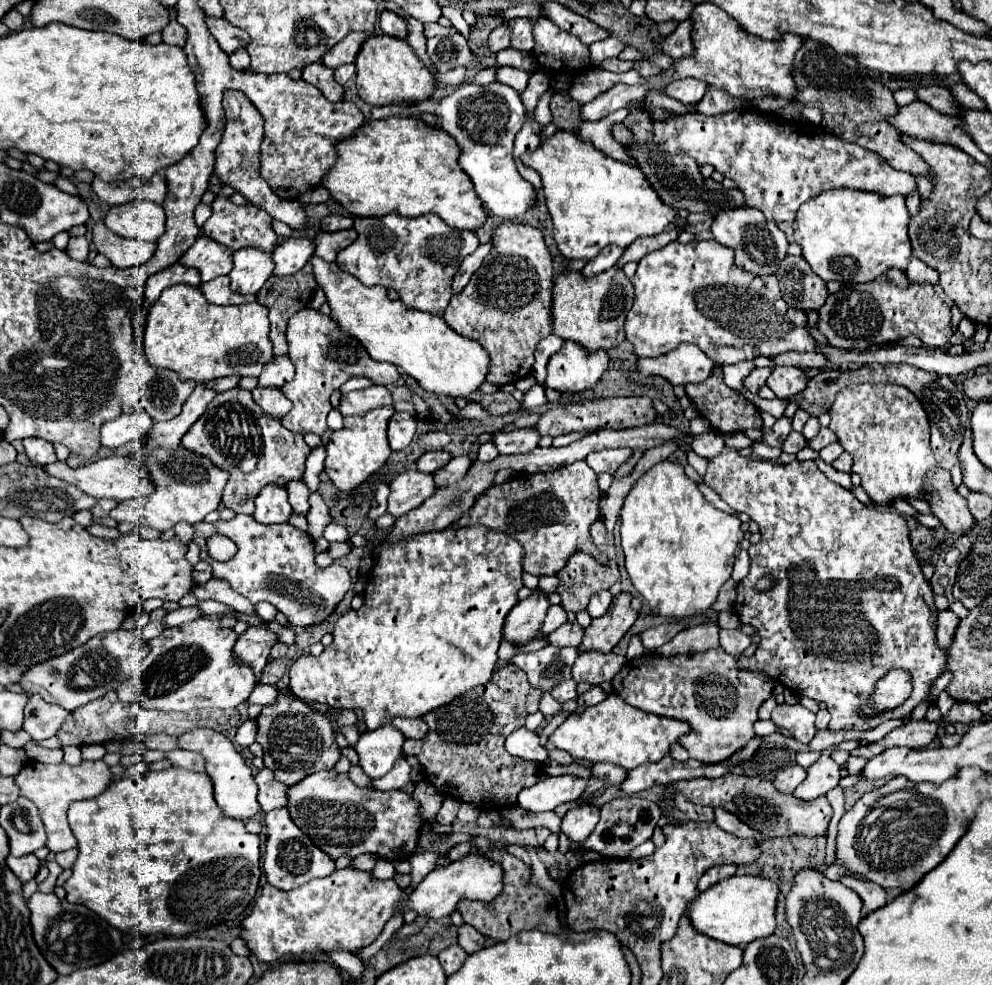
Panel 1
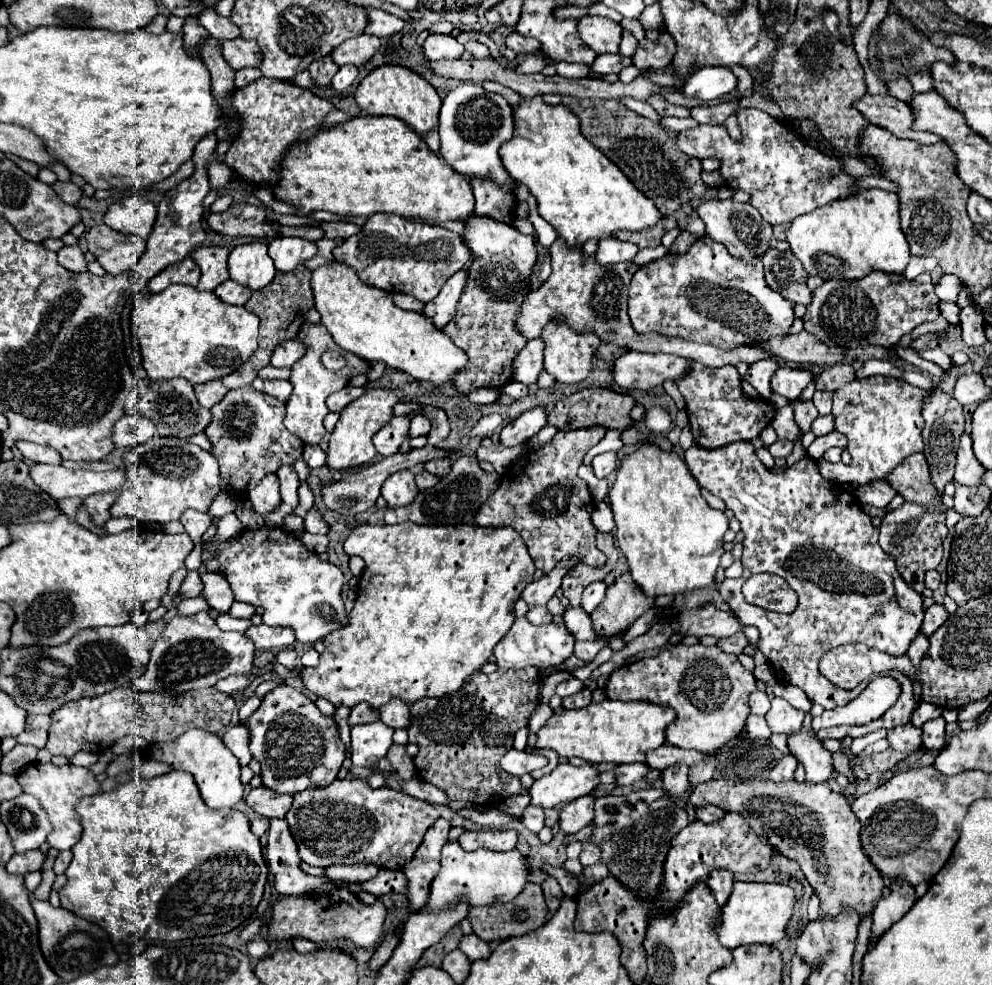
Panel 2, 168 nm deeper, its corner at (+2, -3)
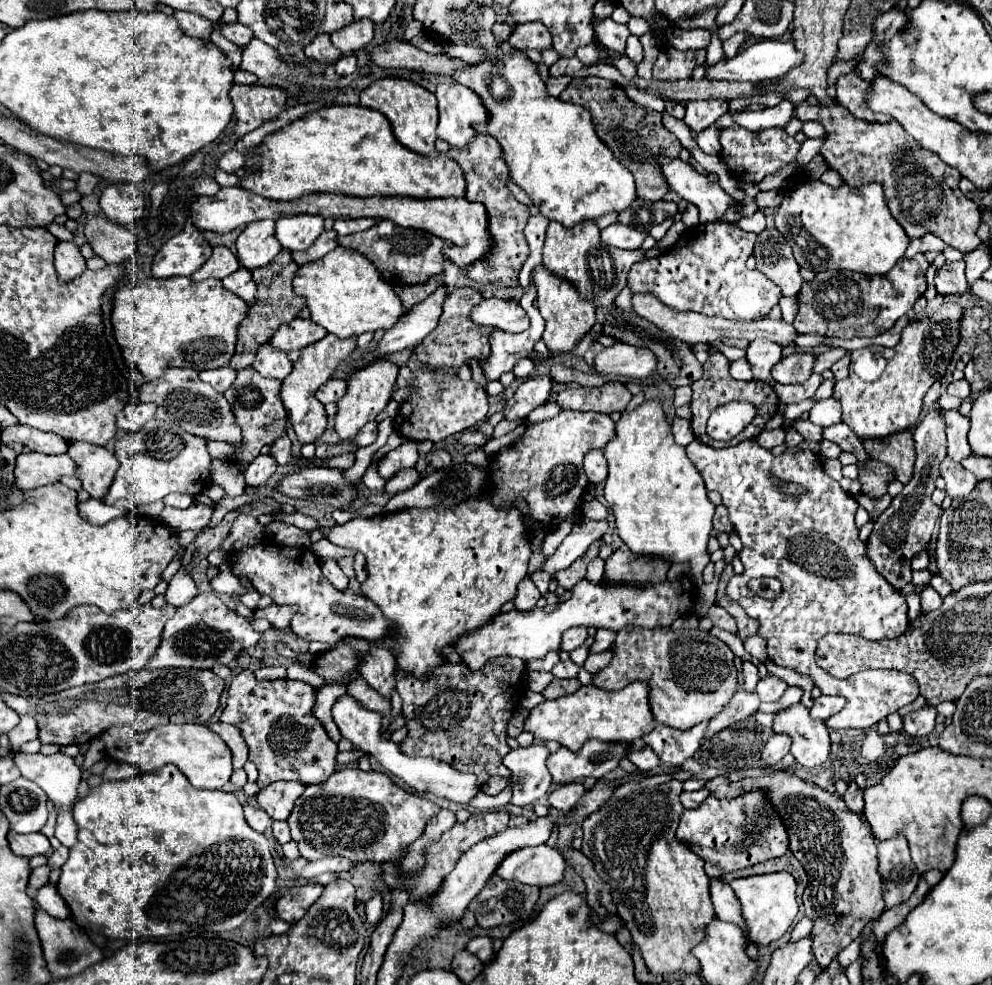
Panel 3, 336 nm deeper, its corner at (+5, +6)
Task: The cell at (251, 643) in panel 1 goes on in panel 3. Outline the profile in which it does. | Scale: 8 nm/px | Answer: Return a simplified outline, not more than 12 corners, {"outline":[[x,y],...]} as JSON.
{"outline":[[270,605],[256,609],[256,617],[270,621],[272,629],[286,629],[294,607]]}

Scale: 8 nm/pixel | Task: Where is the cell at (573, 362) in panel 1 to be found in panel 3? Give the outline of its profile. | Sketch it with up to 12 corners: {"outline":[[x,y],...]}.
{"outline":[[534,271],[544,343],[560,355],[596,323],[572,283]]}

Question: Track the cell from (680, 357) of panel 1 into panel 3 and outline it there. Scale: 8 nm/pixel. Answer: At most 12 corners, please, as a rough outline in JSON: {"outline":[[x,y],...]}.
{"outline":[[616,343],[596,355],[606,377],[646,379],[658,365],[648,347]]}

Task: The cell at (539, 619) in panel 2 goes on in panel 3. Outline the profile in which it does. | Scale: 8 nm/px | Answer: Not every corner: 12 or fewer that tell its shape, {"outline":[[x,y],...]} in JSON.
{"outline":[[532,579],[518,583],[514,605],[520,611],[530,611],[540,599],[540,591]]}

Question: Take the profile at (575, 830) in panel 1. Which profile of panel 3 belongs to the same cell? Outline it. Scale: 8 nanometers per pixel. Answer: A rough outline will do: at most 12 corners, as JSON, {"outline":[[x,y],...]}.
{"outline":[[582,783],[554,789],[548,801],[560,813],[570,813],[586,789]]}

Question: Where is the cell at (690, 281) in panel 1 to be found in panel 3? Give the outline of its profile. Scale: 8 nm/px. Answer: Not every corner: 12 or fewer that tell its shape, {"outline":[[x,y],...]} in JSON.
{"outline":[[698,223],[628,287],[676,311],[758,321],[782,291],[756,233]]}

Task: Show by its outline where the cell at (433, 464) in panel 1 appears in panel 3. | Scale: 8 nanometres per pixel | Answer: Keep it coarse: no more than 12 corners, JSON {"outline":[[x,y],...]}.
{"outline":[[446,449],[432,451],[430,467],[444,469],[450,465]]}

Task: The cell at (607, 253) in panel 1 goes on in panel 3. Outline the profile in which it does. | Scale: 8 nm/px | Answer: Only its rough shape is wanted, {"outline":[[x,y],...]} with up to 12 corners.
{"outline":[[620,223],[602,229],[602,241],[620,249],[638,249],[646,233]]}

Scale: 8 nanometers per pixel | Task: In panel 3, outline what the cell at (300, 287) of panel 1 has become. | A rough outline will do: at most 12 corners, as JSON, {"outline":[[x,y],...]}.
{"outline":[[290,251],[252,271],[258,299],[238,331],[232,369],[250,367],[306,299],[292,289]]}

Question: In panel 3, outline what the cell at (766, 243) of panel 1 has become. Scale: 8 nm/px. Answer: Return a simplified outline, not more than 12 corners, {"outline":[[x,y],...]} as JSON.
{"outline":[[660,159],[670,189],[722,221],[738,205],[718,183],[682,159]]}

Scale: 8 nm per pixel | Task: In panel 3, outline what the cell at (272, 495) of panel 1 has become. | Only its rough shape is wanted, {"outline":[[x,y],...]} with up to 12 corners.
{"outline":[[258,455],[244,471],[246,485],[264,485],[278,465],[270,455]]}

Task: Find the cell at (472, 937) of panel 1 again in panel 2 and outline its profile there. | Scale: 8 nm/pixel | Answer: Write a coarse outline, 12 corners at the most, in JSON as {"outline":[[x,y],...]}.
{"outline":[[475,934],[463,936],[459,948],[471,962],[491,956],[489,944]]}

